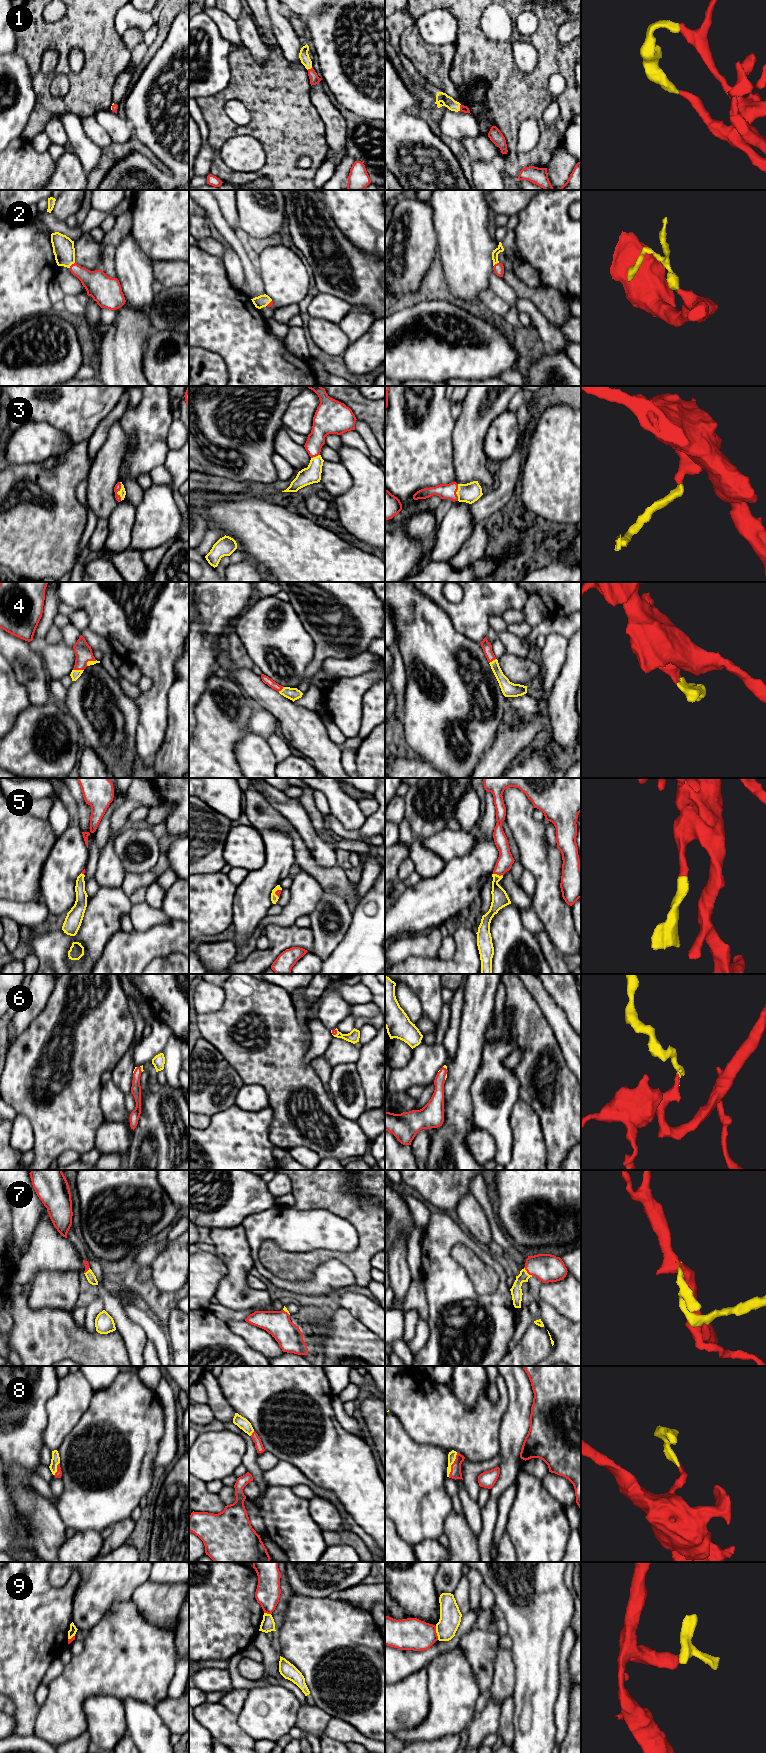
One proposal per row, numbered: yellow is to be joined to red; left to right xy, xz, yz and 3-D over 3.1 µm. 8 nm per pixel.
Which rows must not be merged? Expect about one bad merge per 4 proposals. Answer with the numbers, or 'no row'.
9

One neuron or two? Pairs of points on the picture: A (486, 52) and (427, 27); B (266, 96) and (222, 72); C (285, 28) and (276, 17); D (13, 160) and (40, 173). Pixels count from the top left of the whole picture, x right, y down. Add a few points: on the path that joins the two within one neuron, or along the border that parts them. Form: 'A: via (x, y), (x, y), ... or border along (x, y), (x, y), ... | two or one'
A: border along (454, 16), (458, 25), (455, 43) | two
B: border along (230, 52), (230, 81), (215, 94) | two
C: via (282, 25), (277, 20) | one
D: via (20, 167), (24, 171), (33, 171) | one

